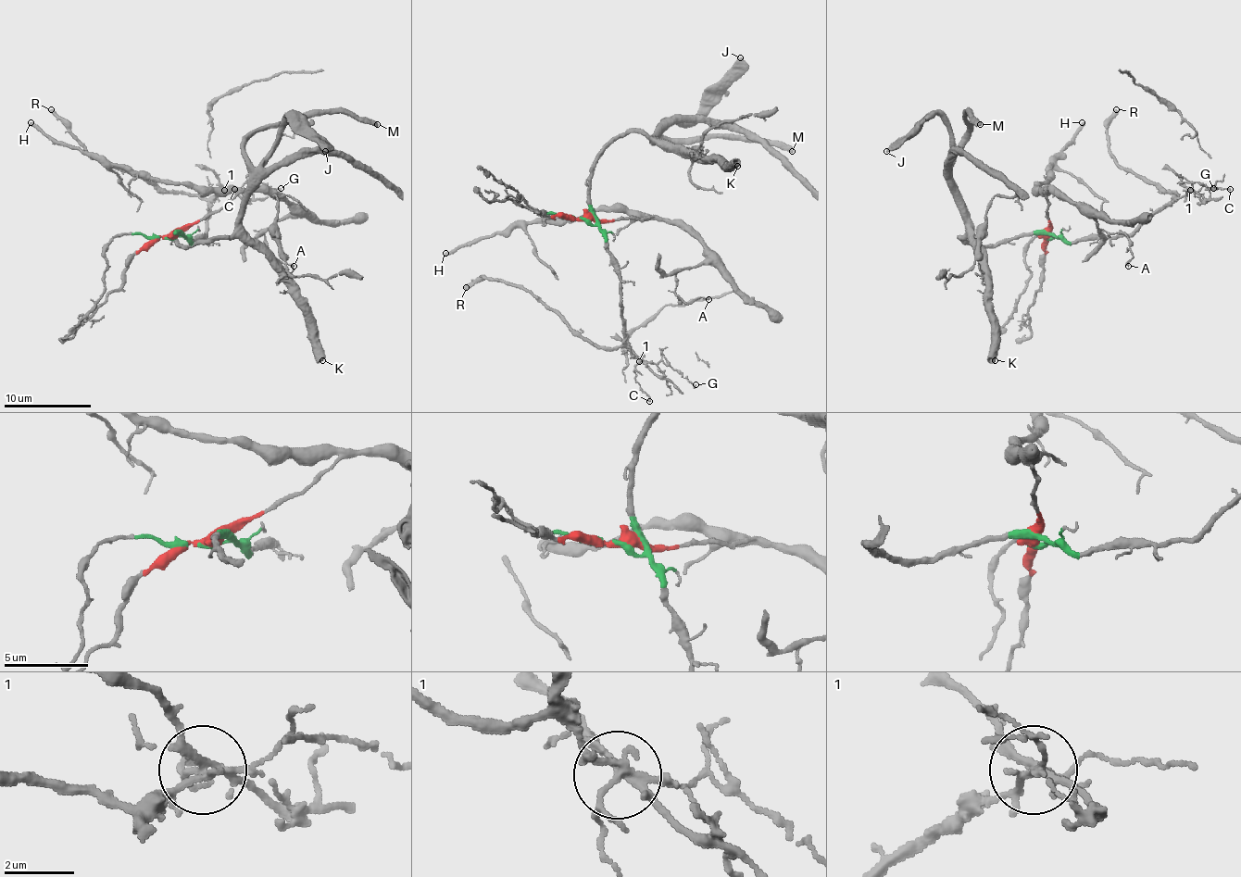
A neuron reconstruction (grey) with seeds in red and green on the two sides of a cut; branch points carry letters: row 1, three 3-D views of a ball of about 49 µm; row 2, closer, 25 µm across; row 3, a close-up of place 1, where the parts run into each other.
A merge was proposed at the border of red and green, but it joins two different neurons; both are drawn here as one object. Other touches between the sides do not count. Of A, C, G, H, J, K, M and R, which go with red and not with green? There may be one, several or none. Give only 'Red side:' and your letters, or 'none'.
Red side: A, H

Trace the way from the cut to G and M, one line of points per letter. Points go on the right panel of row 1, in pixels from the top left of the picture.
G: (1047, 238), (1078, 243), (1131, 236), (1155, 212), (1181, 199), (1190, 190), (1190, 181), (1214, 188)
M: (1047, 238), (1052, 233), (988, 244), (960, 238), (967, 227), (951, 161), (967, 116), (980, 124)

